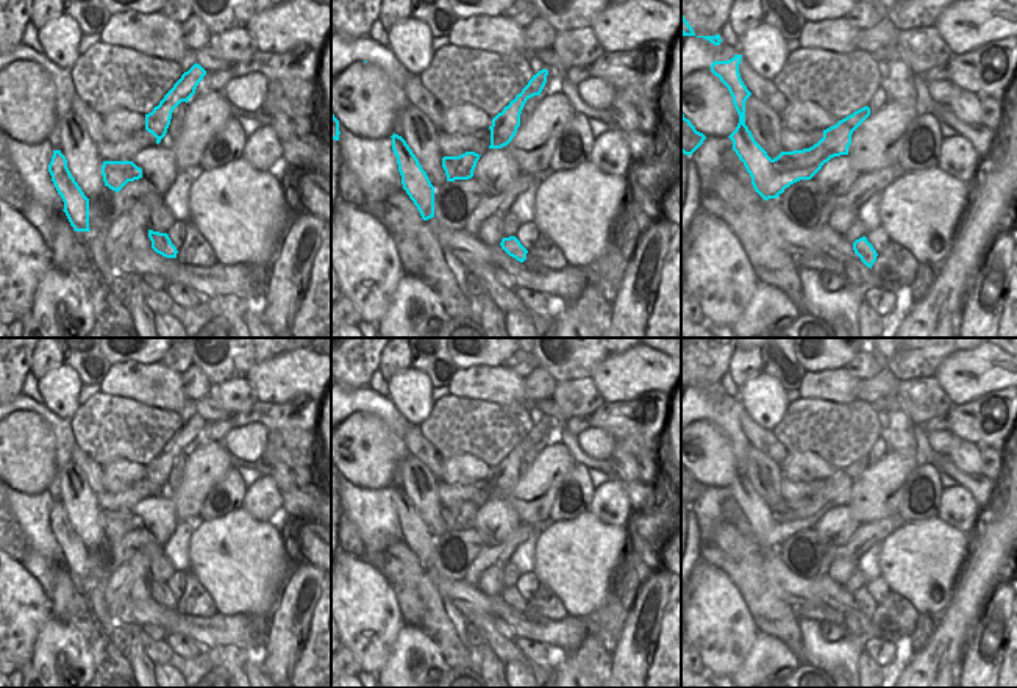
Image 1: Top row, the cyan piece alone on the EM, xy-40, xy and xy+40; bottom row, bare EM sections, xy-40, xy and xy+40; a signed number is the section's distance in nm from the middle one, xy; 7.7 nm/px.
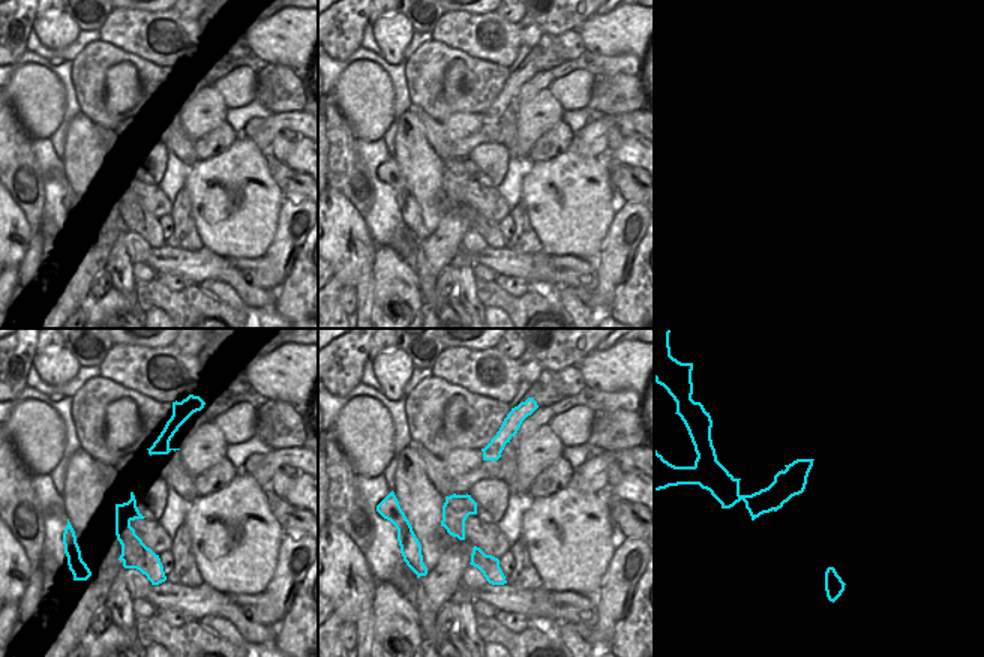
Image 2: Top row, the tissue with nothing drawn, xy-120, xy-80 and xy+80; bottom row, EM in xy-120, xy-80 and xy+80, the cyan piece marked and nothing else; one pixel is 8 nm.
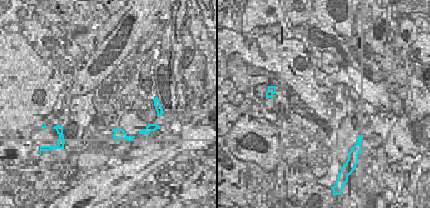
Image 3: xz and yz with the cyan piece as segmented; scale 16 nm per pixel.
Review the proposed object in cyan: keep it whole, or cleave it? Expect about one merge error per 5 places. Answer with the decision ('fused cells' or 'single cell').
fused cells

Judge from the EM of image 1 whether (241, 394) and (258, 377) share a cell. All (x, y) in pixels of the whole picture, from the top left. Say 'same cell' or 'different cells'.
different cells

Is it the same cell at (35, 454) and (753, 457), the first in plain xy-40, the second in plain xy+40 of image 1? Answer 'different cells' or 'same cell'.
different cells

